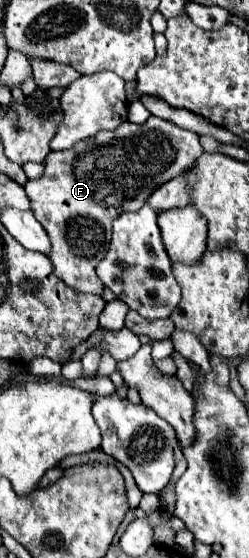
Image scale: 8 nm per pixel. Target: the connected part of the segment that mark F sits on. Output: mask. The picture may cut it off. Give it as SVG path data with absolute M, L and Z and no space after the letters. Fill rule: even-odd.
M150 116L144 124L122 122L116 130L100 132L94 138L82 140L78 146L70 150L50 152L46 158L44 174L38 180L28 180L24 190L32 202L32 212L36 220L44 226L52 242L52 250L48 258L52 260L54 274L78 292L102 294L104 286L102 286L102 280L96 276L96 264L104 258L108 250L110 236L112 236L112 220L120 216L124 210L126 212L140 210L142 204L150 198L150 194L158 186L176 178L186 168L192 168L202 154L204 154L204 148L198 142L198 134L178 128L176 124L156 116Z

